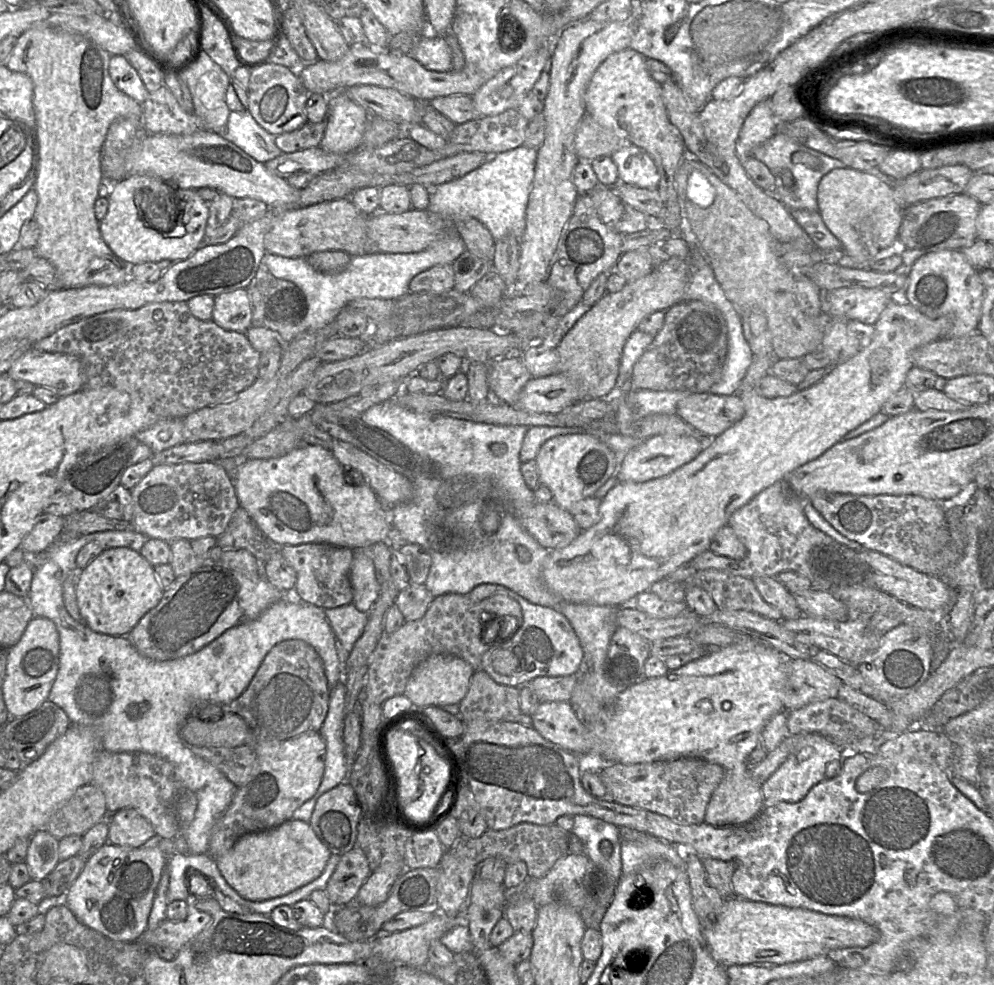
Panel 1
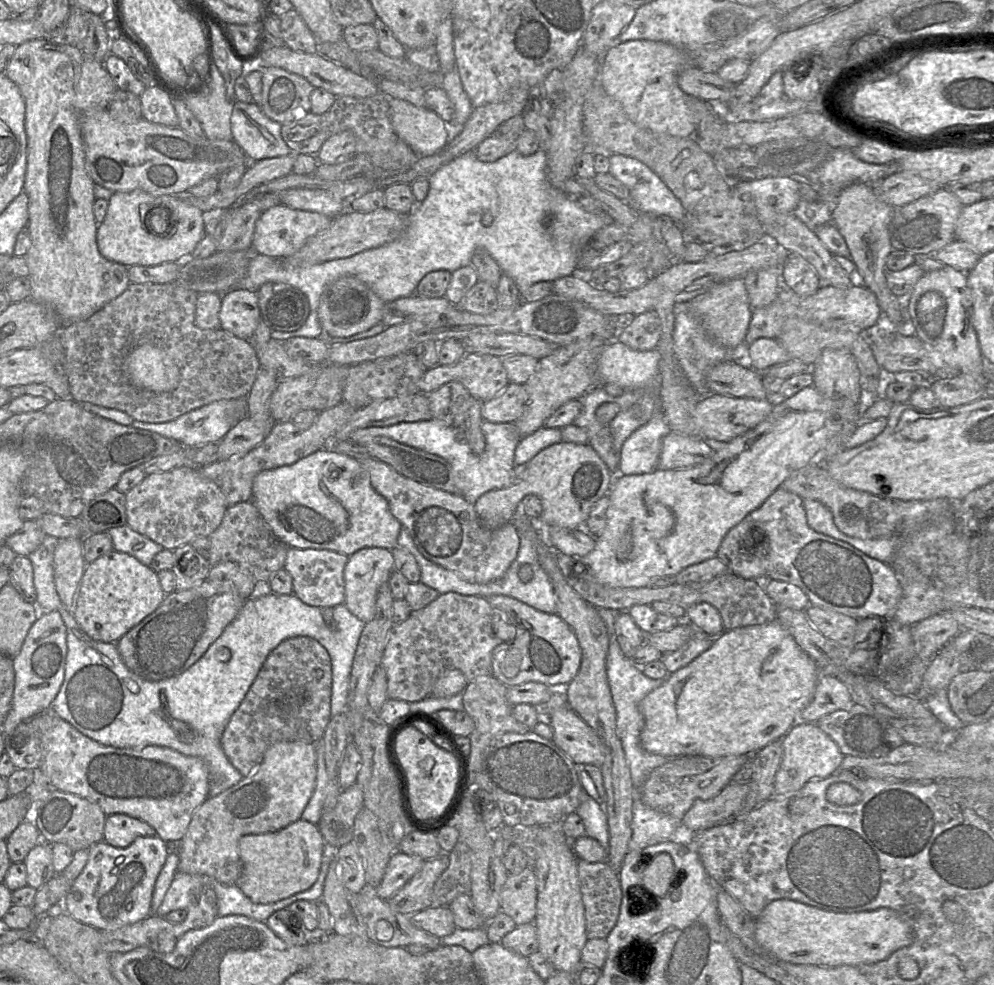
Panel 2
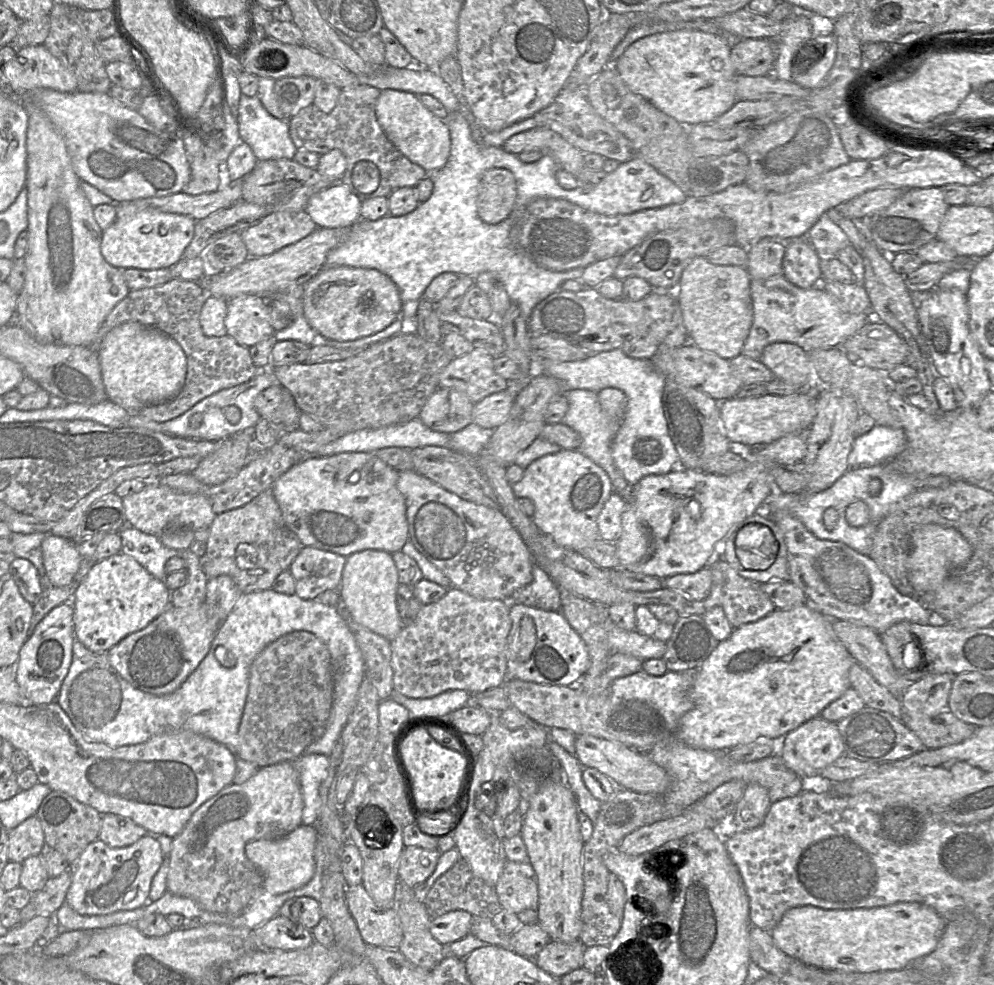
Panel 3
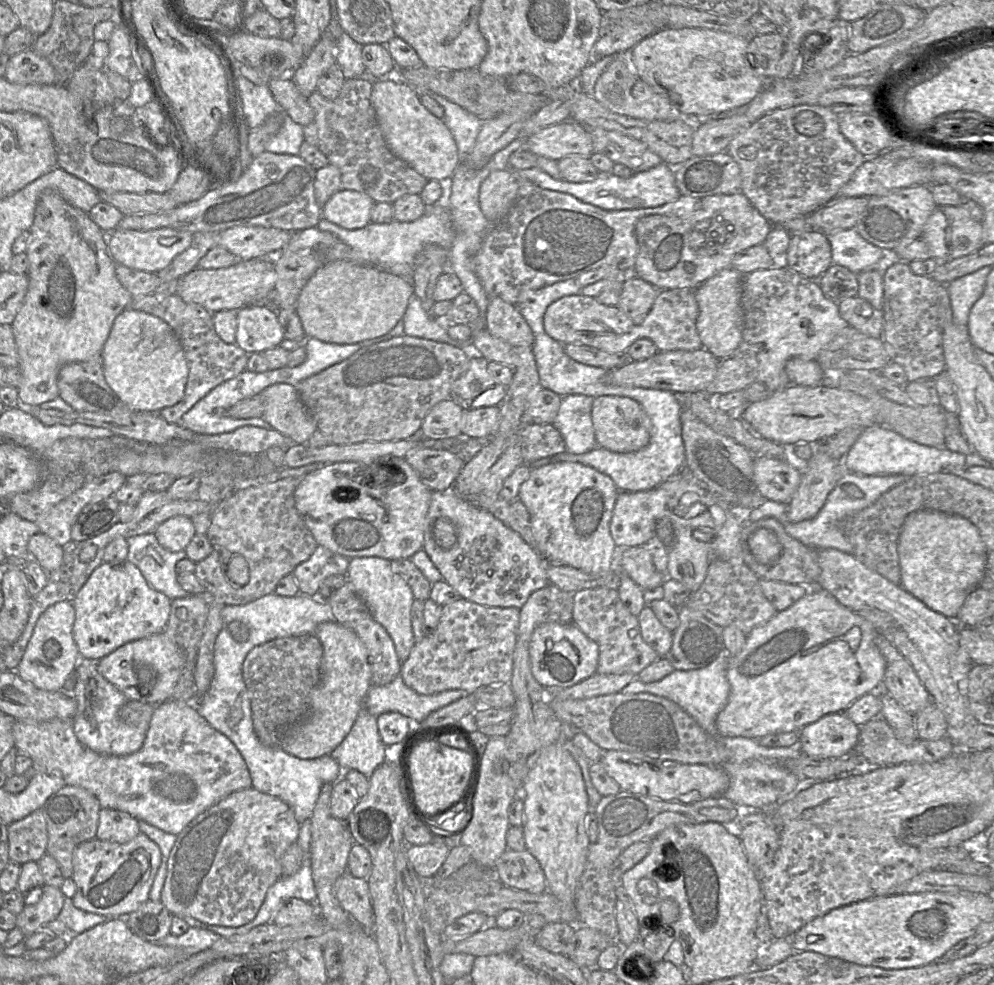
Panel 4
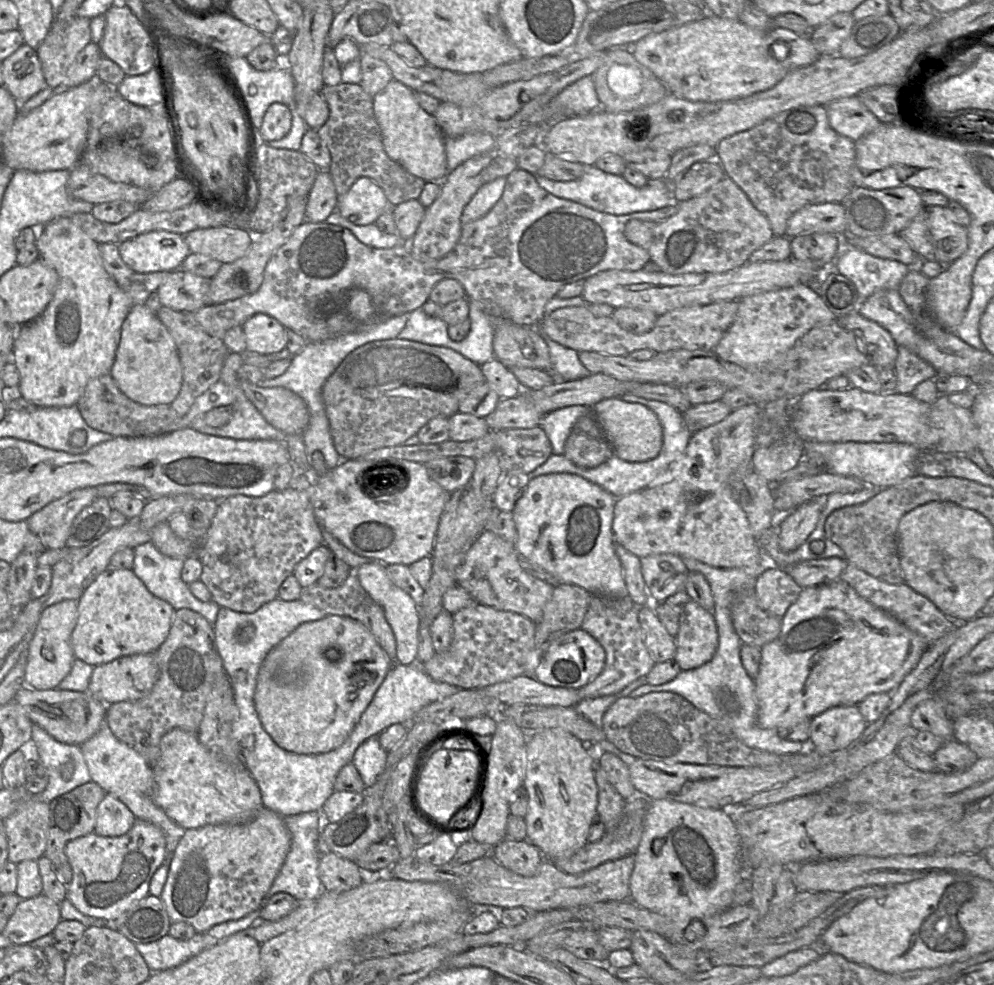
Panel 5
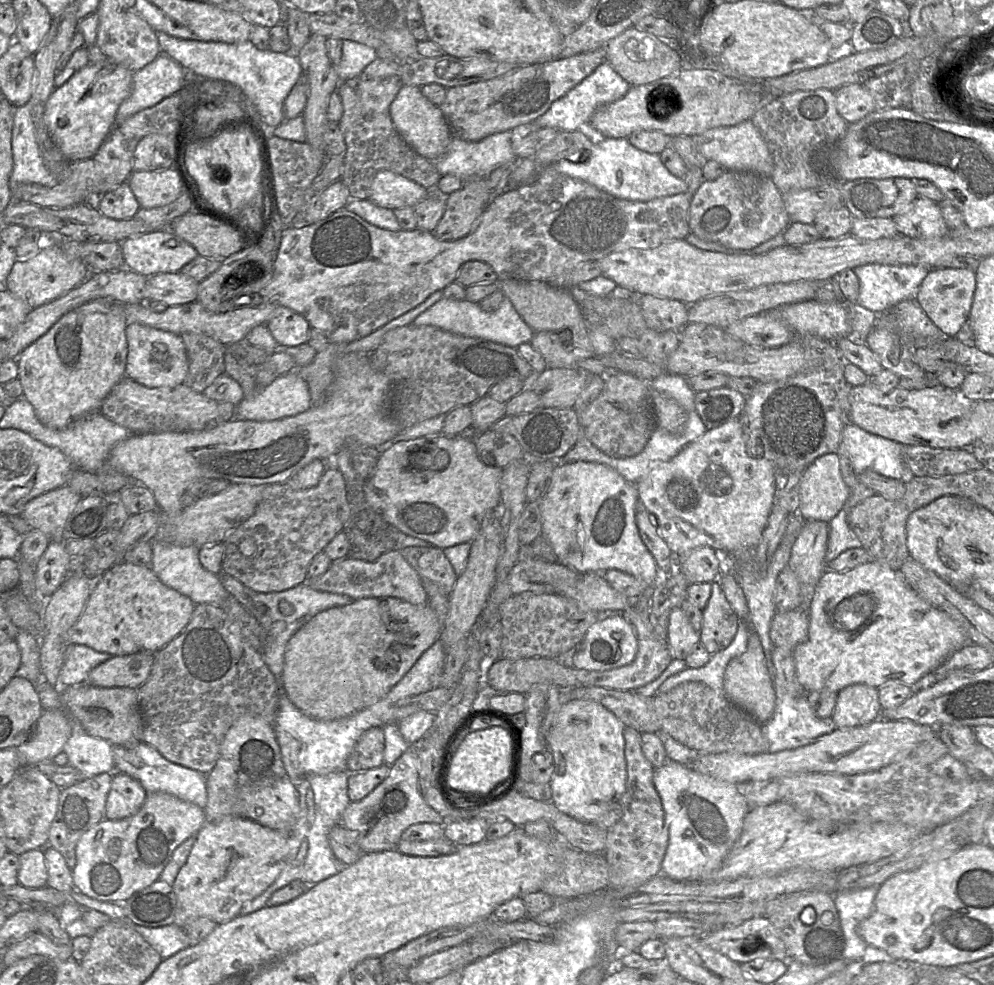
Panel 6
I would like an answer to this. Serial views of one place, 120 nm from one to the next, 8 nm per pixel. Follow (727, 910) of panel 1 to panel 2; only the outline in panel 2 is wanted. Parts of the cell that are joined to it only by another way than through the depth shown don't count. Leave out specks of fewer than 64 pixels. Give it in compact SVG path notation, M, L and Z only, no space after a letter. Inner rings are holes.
M777 900L768 904L755 919L755 937L760 947L769 956L785 963L825 967L859 967L882 961L895 951L910 945L913 941L913 932L908 923L894 911L886 908L842 913L820 910L793 900Z

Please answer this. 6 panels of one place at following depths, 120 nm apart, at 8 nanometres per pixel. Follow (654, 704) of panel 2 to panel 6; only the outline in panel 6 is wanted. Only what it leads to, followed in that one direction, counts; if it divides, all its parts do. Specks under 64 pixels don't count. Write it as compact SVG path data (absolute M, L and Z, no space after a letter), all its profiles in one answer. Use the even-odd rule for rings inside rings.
M871 559L846 572L826 570L816 586L807 610L807 615L809 618L808 637L805 641L798 644L792 652L796 677L805 693L811 691L831 691L838 693L843 688L852 684L865 684L877 689L887 684L914 686L923 676L938 668L951 654L968 644L964 630L956 621L919 596L906 584L899 575L899 572L894 570L888 563L875 559Z

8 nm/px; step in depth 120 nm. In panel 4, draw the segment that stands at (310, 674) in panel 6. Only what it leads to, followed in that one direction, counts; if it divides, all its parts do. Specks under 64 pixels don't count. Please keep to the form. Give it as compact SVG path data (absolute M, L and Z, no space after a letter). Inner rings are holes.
M337 621L318 624L314 633L324 648L321 677L310 696L307 716L283 738L281 748L300 759L330 755L345 739L372 686L368 653L359 636Z

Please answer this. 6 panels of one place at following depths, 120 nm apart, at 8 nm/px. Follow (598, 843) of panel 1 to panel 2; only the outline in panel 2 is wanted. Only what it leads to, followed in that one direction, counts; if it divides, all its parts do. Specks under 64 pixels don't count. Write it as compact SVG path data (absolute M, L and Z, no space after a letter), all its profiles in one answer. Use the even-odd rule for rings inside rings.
M589 798L580 804L576 813L584 824L586 836L597 841L607 851L608 857L609 831L604 805Z

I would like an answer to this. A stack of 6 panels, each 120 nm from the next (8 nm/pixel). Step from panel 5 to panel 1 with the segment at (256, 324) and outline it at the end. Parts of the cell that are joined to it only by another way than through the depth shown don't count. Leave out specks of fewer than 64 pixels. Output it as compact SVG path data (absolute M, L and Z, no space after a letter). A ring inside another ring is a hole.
M246 289L214 296L212 320L225 330L246 334L252 326L252 307Z

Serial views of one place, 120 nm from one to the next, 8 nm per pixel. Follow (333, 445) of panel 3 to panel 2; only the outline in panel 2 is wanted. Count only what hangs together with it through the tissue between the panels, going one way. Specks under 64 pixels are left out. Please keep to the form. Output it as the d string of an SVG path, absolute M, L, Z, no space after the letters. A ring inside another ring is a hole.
M433 419L358 429L347 440L363 445L374 437L384 436L438 455L446 459L452 467L457 494L475 504L485 493L508 488L517 481L514 475L514 456L517 444L521 440L515 423L493 423L483 420L481 430L485 438L485 449L481 454L473 452L461 428L446 426Z

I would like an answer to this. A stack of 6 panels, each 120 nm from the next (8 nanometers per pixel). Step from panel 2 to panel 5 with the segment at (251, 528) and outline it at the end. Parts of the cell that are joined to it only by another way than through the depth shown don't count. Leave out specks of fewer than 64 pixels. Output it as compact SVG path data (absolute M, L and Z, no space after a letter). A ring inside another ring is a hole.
M295 474L284 490L272 490L262 497L236 495L219 501L218 508L200 544L197 557L202 562L200 581L211 593L219 607L253 613L262 605L278 598L278 590L296 565L323 542L322 528L311 502L313 479L309 475Z

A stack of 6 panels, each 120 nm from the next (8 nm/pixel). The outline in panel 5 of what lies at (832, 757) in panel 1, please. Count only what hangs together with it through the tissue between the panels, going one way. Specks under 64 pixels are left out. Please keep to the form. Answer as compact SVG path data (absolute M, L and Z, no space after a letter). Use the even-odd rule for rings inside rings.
M857 705L829 708L811 720L811 747L820 754L845 749L861 737L867 726Z

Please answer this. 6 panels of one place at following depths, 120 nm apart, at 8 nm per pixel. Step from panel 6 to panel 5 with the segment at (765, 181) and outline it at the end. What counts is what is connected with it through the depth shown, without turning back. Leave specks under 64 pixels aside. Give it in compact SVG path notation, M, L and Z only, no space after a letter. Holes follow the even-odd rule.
M727 176L705 193L680 202L677 213L662 222L629 221L625 236L644 248L660 271L673 275L727 272L747 263L755 250L775 238L766 216Z

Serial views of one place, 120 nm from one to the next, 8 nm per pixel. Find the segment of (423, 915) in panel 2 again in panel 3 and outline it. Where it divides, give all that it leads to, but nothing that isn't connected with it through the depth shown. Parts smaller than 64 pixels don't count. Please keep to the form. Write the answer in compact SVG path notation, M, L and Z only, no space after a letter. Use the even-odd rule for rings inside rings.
M450 911L439 917L431 918L430 932L442 945L449 945L471 934L472 920L473 915L467 911Z

